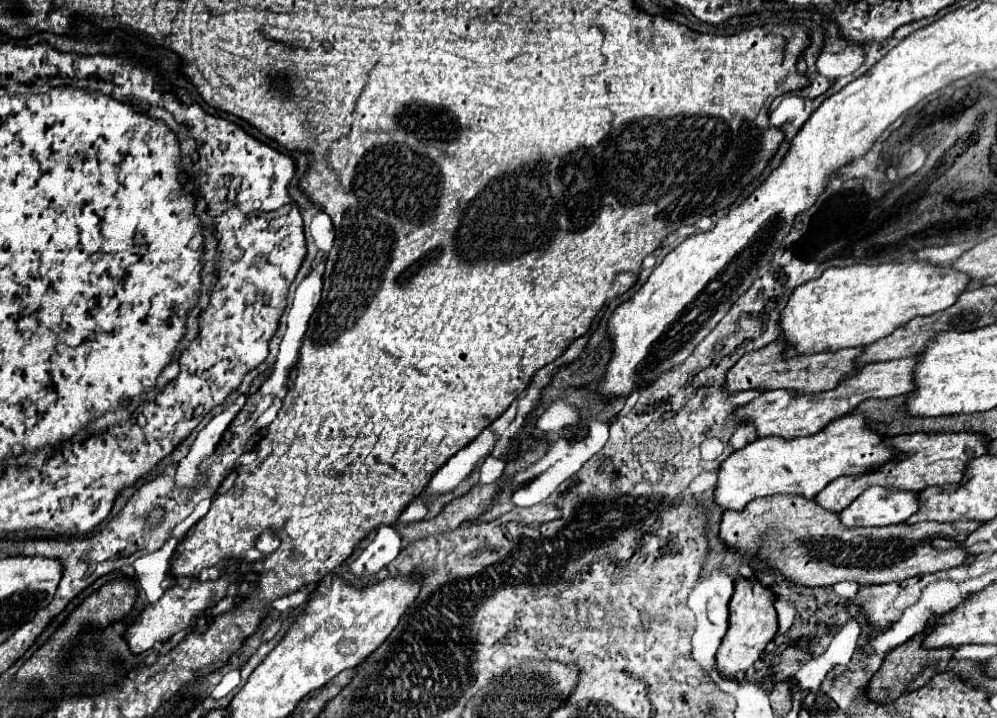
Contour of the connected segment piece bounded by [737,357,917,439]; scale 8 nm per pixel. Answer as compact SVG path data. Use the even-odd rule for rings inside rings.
M905 357L905 359L893 359L893 361L881 361L881 363L869 363L865 365L855 377L845 379L837 389L823 391L823 393L801 393L799 397L791 391L783 393L763 393L759 399L741 405L737 409L739 417L745 417L747 421L755 423L759 437L771 437L779 435L785 439L797 437L797 435L815 435L831 421L849 415L861 401L865 399L889 399L895 395L907 395L915 389L913 383L913 365L917 363L917 357Z

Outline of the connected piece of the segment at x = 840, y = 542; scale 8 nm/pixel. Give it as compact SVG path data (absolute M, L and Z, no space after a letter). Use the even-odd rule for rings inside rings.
M773 495L773 497L761 497L751 501L741 513L739 511L725 511L721 521L721 539L729 545L739 549L747 555L759 555L761 559L767 559L771 567L783 571L787 579L799 585L807 587L829 587L839 581L857 581L857 583L893 583L903 581L921 573L935 573L941 569L953 569L963 565L969 559L969 553L963 549L963 541L973 533L981 521L969 521L961 519L955 523L897 523L887 527L857 527L849 529L841 523L839 513L823 509L815 499L807 499L801 495ZM935 537L945 537L951 541L957 541L957 547L949 551L935 549L931 541Z

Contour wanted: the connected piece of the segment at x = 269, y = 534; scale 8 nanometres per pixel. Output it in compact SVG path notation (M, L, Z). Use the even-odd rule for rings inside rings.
M265 529L265 531L261 531L261 533L257 535L257 539L255 539L255 549L257 549L263 557L271 555L277 547L279 547L279 537L275 535L273 529Z

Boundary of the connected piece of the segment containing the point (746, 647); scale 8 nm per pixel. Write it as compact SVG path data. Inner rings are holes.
M737 579L735 593L729 603L729 631L723 637L723 643L717 651L717 669L725 673L725 677L737 679L739 671L749 669L757 663L759 655L765 651L765 645L777 633L777 613L775 613L775 593L769 585L763 585L759 579Z

